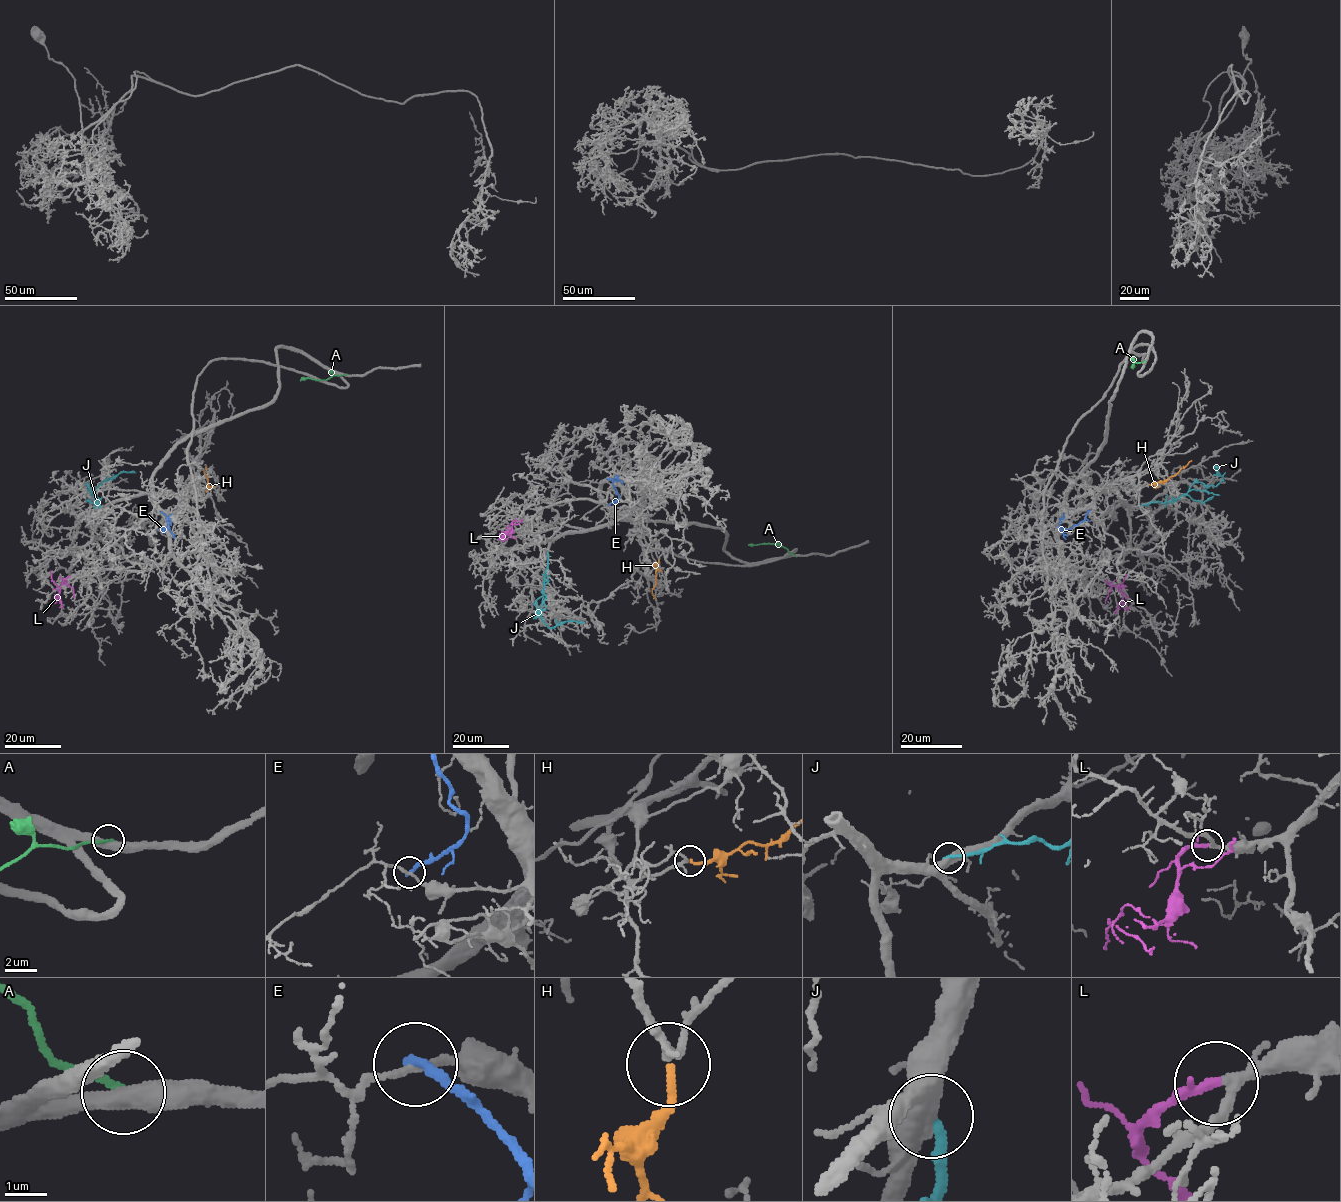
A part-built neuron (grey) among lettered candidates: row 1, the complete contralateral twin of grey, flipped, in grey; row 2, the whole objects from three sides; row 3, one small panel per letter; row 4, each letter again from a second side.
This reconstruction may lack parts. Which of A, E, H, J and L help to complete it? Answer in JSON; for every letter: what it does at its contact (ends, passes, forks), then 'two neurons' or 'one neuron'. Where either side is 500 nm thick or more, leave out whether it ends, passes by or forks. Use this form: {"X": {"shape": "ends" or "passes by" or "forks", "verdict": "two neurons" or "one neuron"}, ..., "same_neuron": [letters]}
{"A": {"shape": "ends", "verdict": "two neurons"}, "E": {"shape": "ends", "verdict": "two neurons"}, "H": {"shape": "ends", "verdict": "one neuron"}, "J": {"verdict": "two neurons"}, "L": {"shape": "ends", "verdict": "one neuron"}, "same_neuron": ["H", "L"]}

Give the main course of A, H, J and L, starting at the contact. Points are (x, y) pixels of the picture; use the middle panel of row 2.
A: (794, 555), (774, 543), (748, 545)
H: (658, 559), (656, 584), (652, 589), (653, 599)
J: (547, 553), (544, 594), (537, 601), (538, 615), (551, 628), (565, 621), (583, 622)
L: (517, 520), (512, 523), (509, 534), (503, 536), (507, 539), (500, 534)

